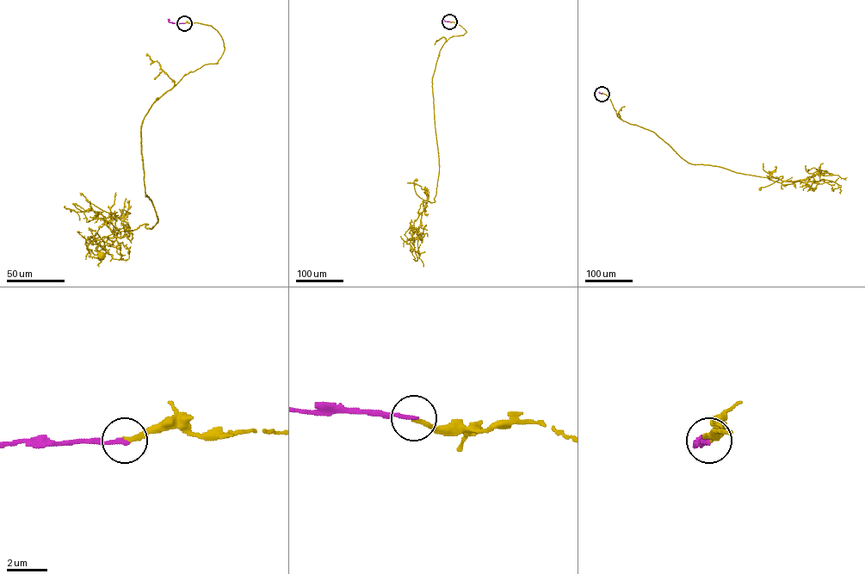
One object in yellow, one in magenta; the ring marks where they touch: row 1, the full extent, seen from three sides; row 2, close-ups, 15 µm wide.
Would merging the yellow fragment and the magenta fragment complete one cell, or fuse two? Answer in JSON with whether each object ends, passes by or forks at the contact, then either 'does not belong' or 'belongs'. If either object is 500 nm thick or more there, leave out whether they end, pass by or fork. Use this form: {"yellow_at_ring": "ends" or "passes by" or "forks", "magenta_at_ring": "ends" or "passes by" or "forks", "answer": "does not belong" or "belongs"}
{"yellow_at_ring": "ends", "magenta_at_ring": "ends", "answer": "belongs"}

